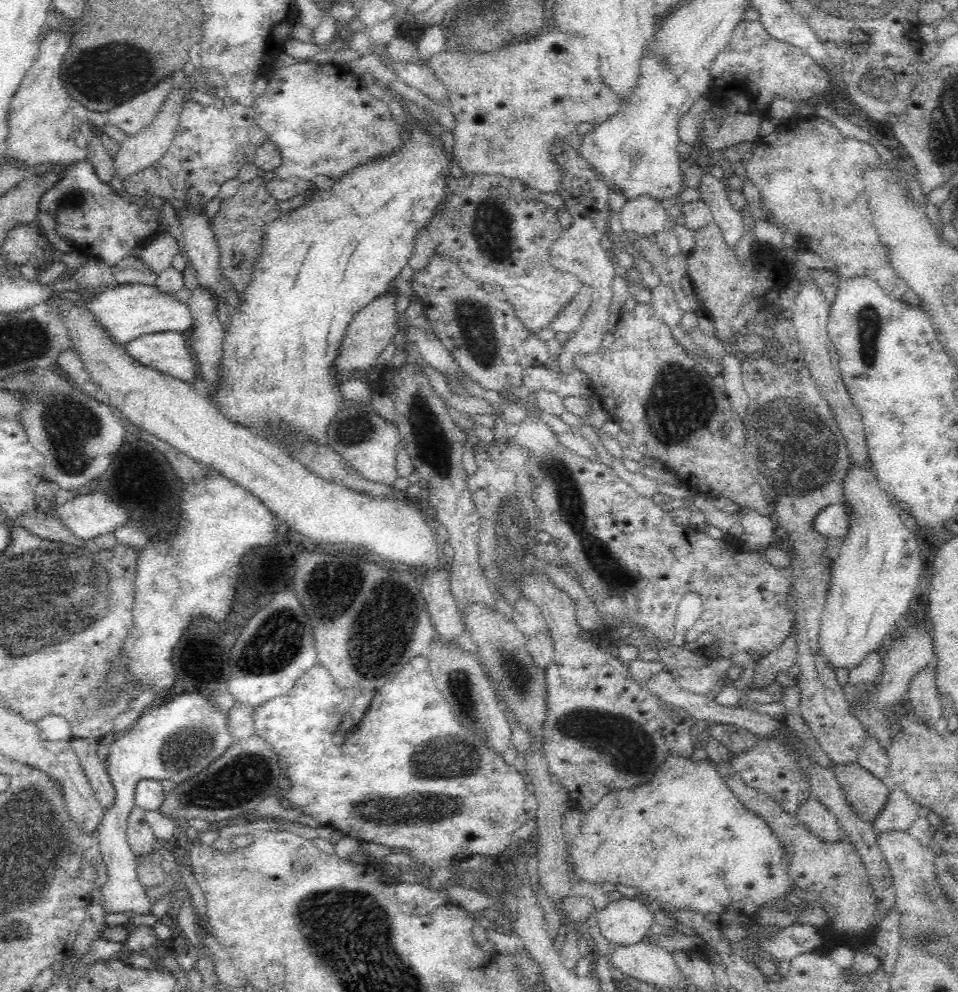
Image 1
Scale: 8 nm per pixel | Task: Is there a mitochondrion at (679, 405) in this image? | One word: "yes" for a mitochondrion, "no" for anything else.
yes

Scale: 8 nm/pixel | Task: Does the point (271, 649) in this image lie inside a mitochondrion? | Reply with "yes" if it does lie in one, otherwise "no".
yes

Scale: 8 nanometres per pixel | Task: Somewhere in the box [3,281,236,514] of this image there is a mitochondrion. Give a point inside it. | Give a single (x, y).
(70, 427)

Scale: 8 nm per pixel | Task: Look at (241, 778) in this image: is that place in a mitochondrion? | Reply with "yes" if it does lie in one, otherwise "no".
yes

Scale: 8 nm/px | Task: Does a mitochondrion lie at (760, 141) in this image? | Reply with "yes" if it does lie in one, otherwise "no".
no

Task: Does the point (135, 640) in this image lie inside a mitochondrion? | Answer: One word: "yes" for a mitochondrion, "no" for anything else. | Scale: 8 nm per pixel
no

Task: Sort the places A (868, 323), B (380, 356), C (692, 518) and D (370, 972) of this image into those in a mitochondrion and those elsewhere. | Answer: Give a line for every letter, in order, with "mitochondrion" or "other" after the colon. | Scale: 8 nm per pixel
A: mitochondrion
B: other
C: other
D: mitochondrion

